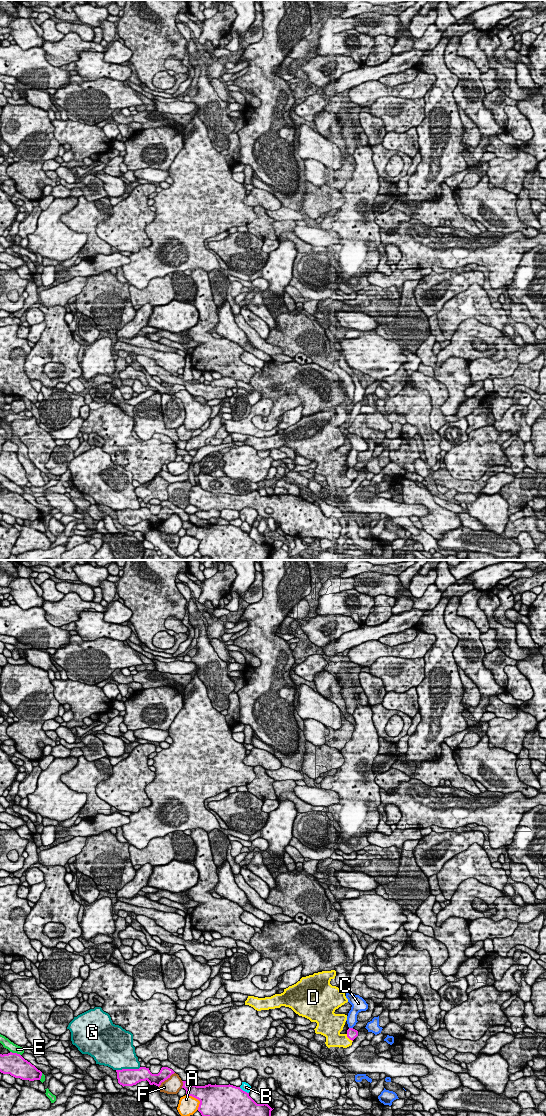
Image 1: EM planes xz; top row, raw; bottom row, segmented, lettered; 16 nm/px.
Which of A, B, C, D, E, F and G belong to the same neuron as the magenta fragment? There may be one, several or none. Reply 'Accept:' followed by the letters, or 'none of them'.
Accept: none of them

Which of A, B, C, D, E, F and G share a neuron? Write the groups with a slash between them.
A / B / C / D / E / F / G

